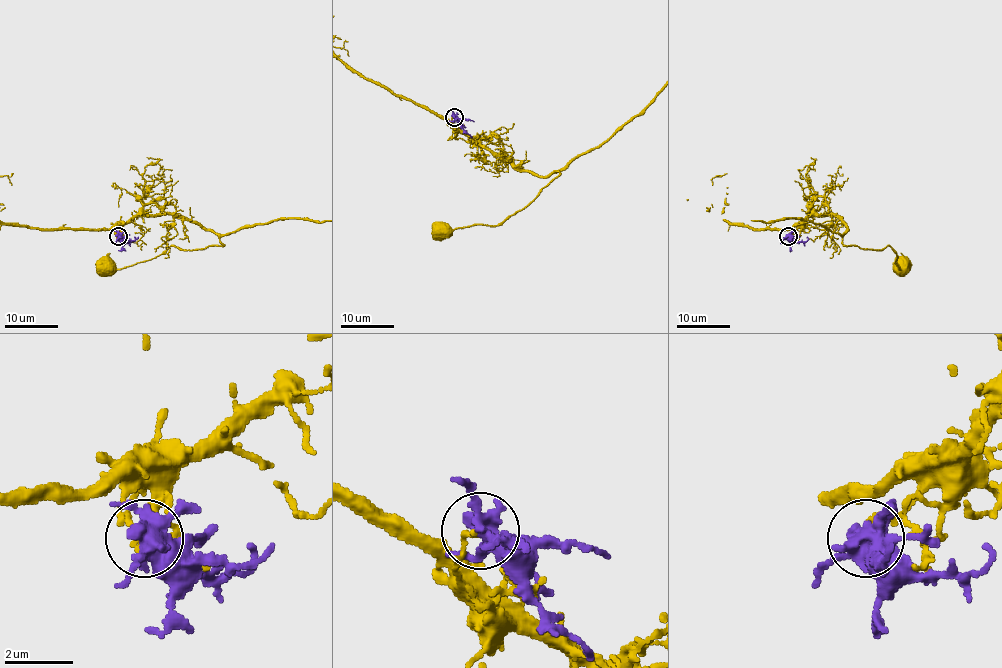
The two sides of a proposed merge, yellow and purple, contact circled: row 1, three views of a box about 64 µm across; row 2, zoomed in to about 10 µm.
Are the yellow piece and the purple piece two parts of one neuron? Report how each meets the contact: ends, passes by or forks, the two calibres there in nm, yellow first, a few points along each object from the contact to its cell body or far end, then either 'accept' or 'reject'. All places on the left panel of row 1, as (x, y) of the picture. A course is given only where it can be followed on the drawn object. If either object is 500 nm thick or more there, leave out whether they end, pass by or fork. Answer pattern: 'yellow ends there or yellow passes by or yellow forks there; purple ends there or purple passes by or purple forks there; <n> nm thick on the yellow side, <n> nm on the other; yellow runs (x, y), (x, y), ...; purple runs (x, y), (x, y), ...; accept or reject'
yellow ends there; purple forks there; 140 nm thick on the yellow side, 460 nm on the other; yellow runs (118, 236), (114, 230), (138, 215), (176, 214), (211, 229), (223, 245), (170, 245), (153, 258), (105, 268); purple runs (118, 236), (124, 241), (133, 241), (134, 237); reject

